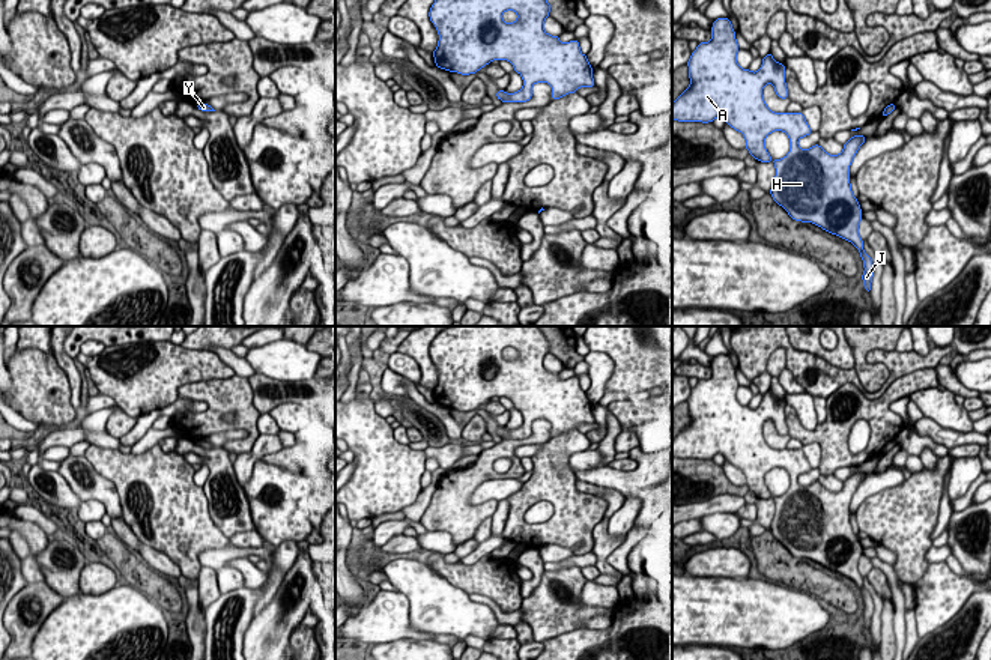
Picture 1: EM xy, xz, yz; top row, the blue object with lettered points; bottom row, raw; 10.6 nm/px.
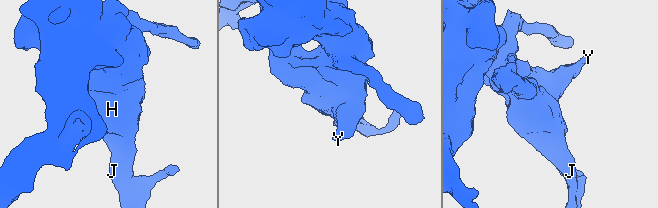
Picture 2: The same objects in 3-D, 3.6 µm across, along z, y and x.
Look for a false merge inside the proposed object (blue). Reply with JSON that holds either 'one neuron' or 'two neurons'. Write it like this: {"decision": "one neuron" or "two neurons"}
{"decision": "one neuron"}

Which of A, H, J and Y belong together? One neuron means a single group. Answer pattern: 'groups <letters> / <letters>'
groups A H J Y

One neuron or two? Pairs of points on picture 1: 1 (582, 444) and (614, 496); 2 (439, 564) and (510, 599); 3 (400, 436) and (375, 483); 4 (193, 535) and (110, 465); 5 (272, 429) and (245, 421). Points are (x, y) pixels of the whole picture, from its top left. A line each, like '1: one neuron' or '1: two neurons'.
1: two neurons
2: one neuron
3: two neurons
4: one neuron
5: two neurons

